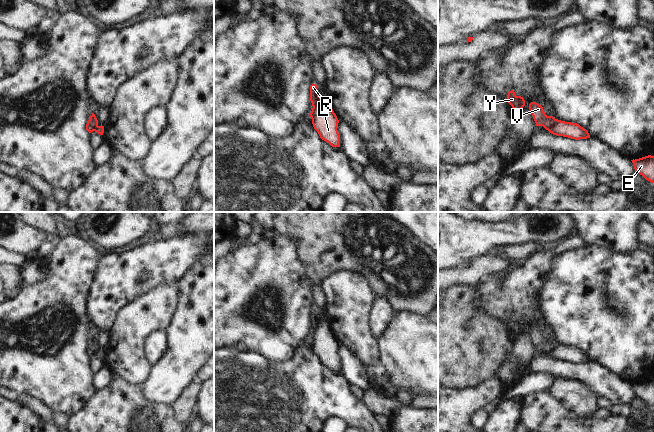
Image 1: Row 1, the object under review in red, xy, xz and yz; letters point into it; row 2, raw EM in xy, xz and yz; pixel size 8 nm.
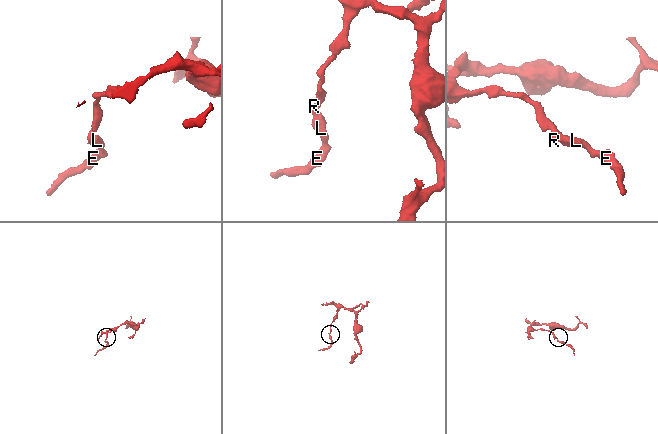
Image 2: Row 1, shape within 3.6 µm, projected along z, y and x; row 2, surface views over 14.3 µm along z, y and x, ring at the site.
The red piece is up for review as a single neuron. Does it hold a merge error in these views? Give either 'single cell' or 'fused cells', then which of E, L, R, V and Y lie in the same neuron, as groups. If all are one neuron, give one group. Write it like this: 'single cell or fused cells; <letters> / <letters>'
fused cells; E L / R V Y

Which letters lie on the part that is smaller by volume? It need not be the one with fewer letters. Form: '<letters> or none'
E, L

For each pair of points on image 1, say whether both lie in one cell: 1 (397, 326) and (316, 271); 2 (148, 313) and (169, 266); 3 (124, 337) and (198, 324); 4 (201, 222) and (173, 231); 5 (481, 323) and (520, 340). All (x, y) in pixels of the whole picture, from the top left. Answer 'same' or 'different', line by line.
1: different
2: different
3: different
4: same
5: different

